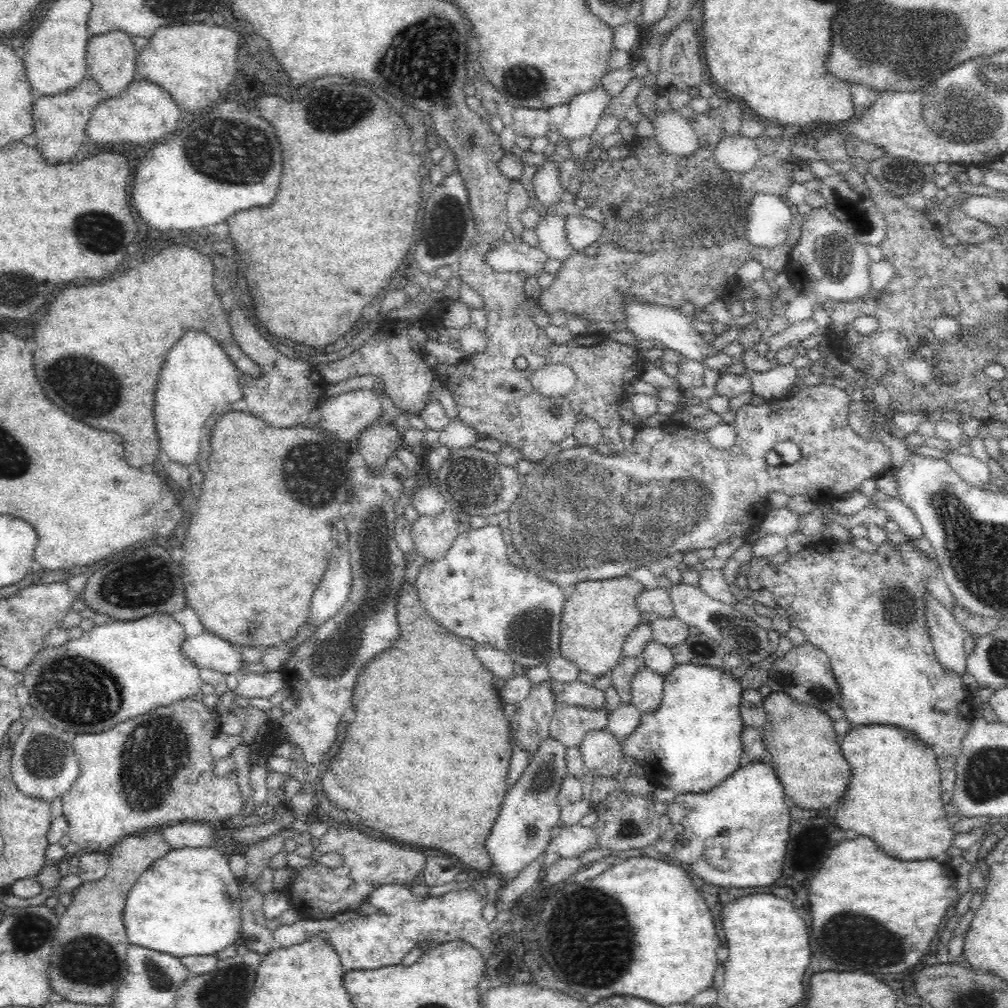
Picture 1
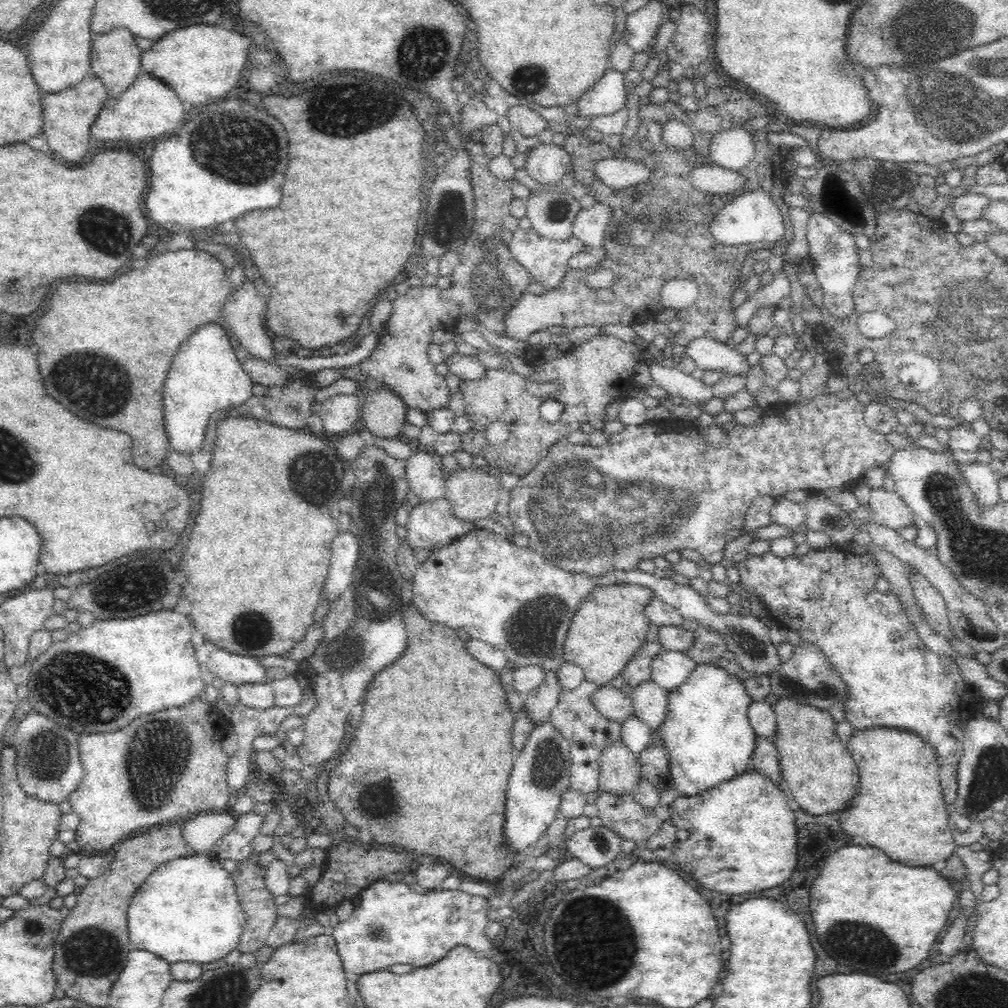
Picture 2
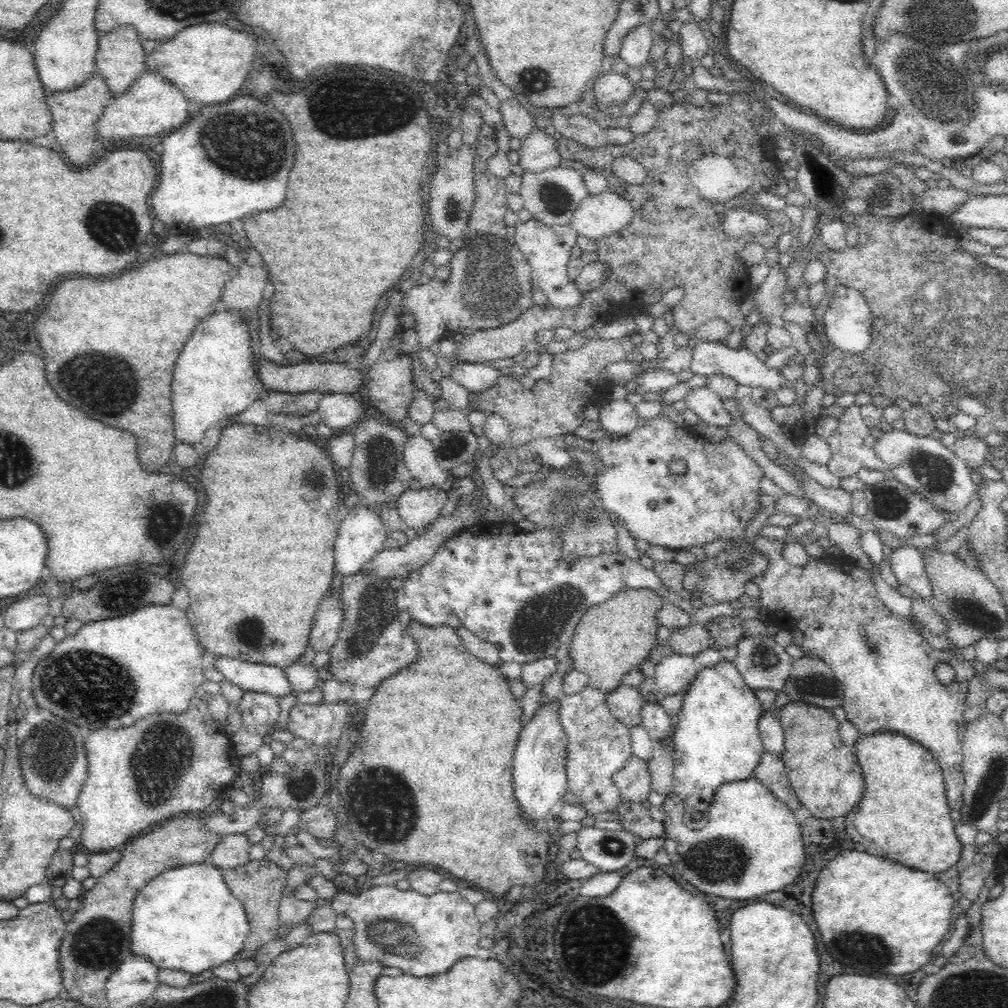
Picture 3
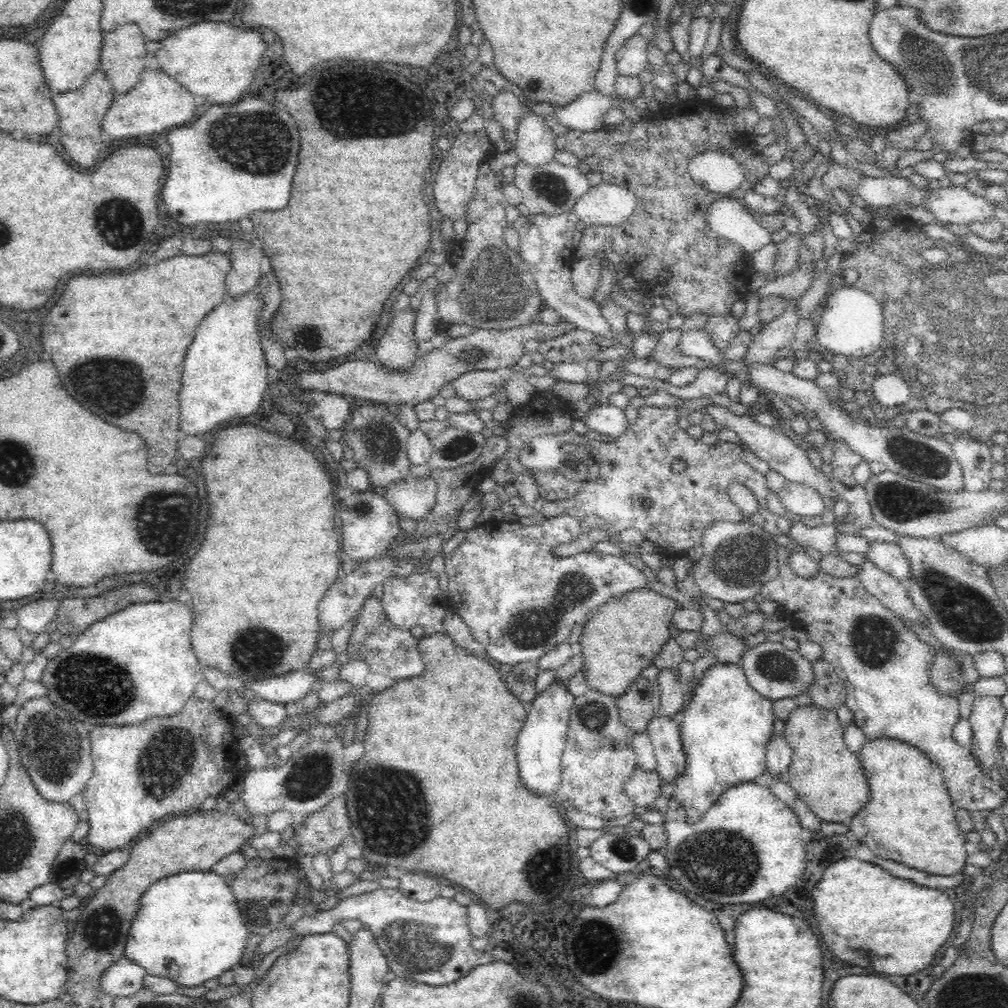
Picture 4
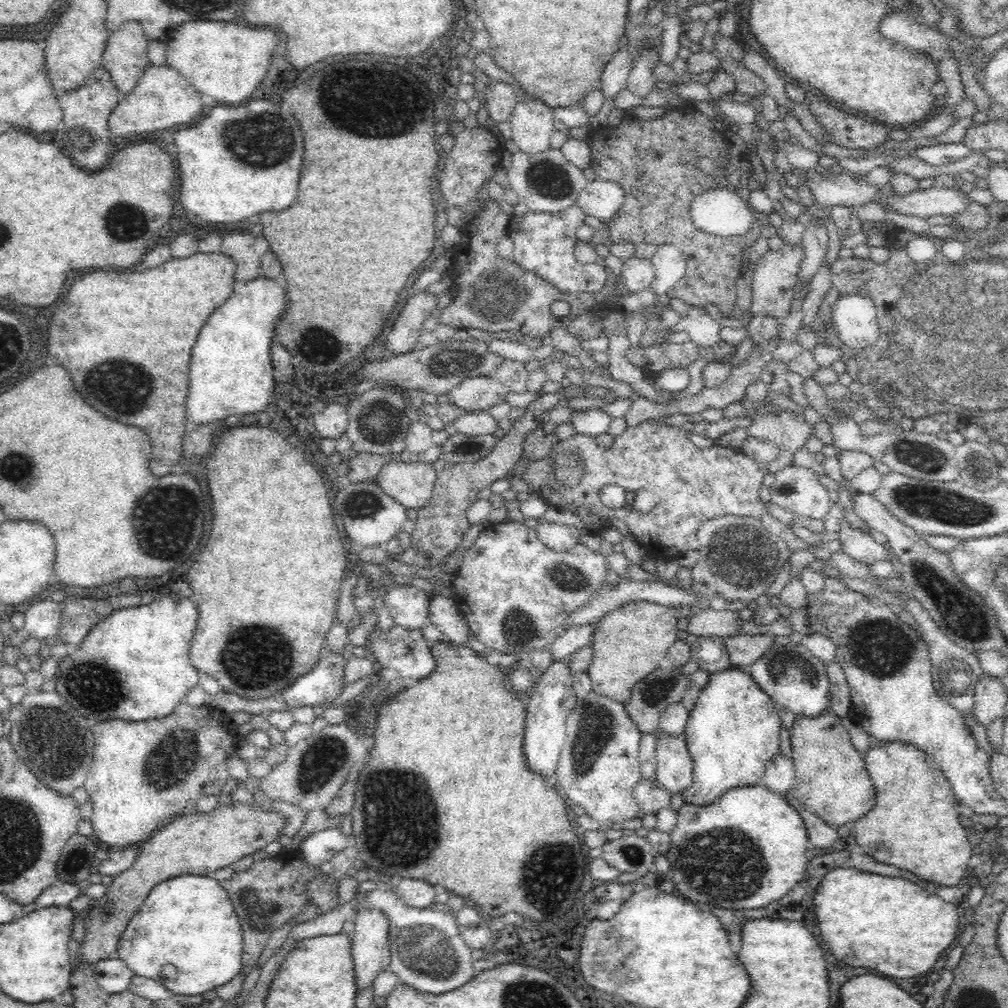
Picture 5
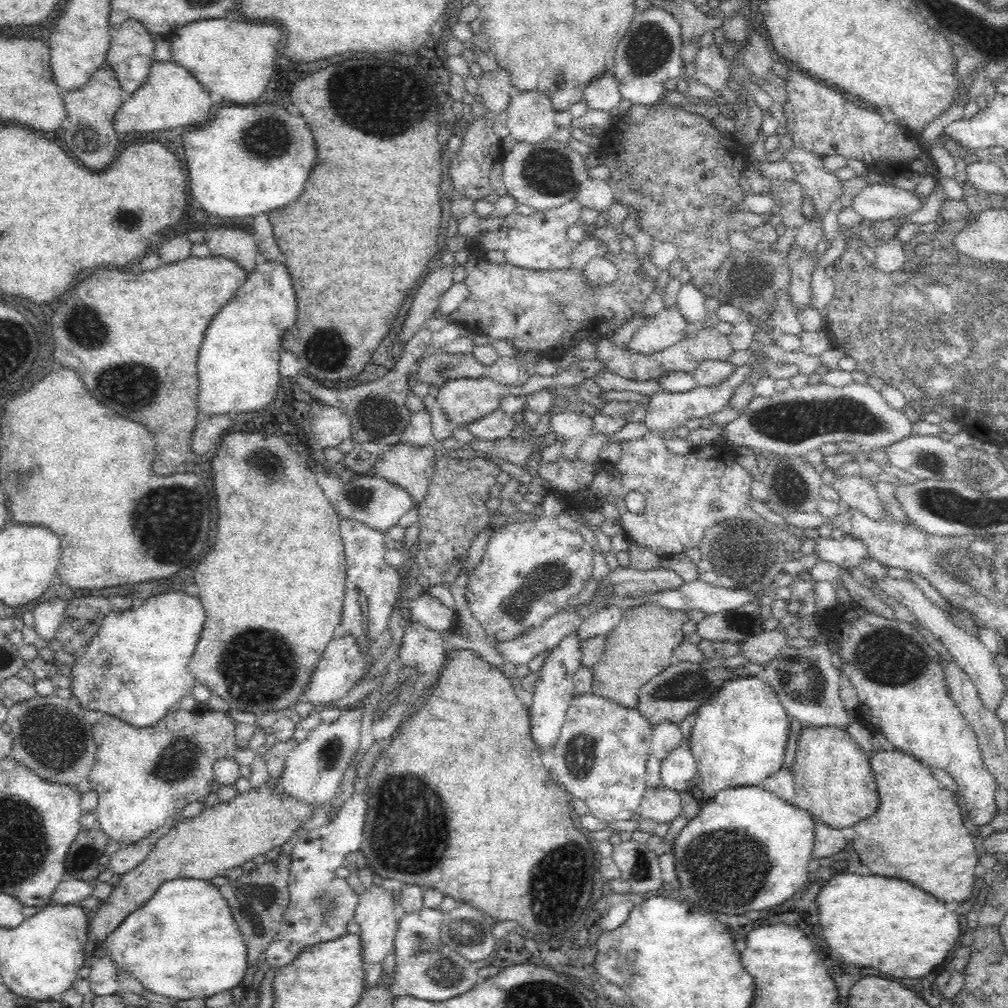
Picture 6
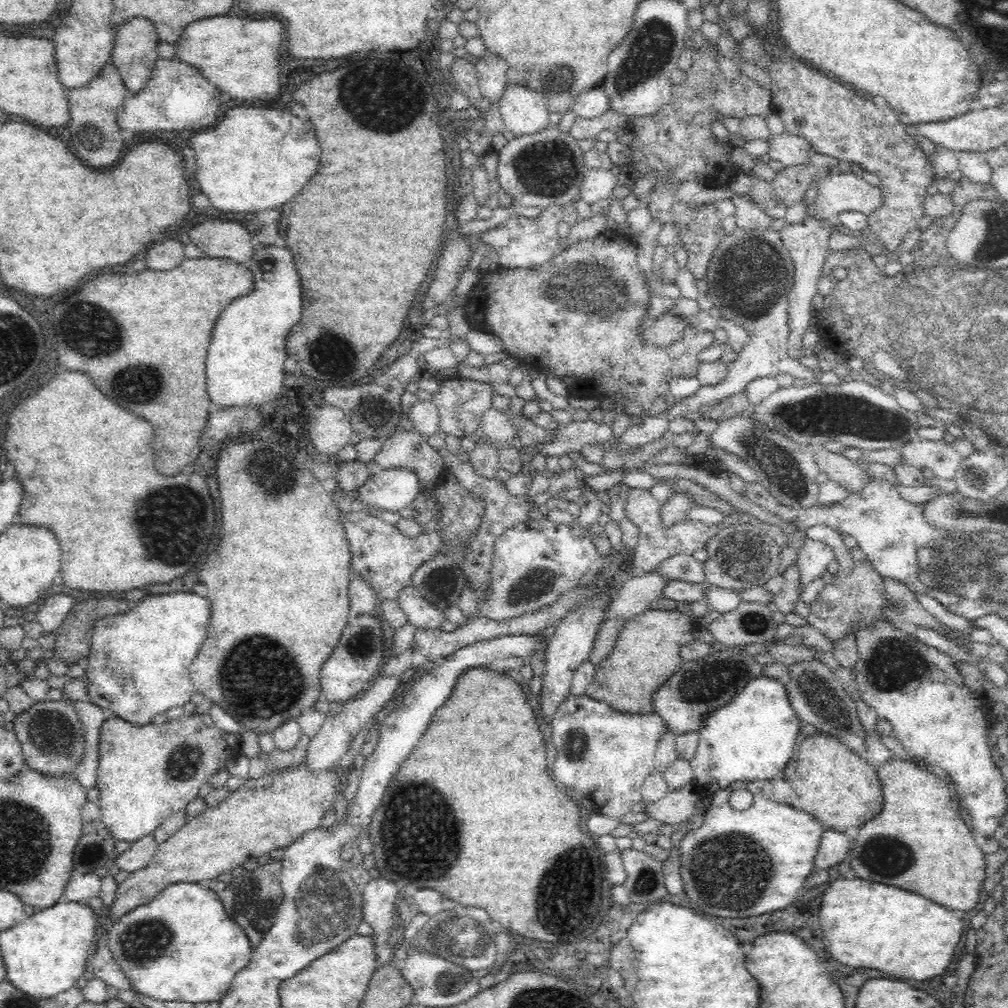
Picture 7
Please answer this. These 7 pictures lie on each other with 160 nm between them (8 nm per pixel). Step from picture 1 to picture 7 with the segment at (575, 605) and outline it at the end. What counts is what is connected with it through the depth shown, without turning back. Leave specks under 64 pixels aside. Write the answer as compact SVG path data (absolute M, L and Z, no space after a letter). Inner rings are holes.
M650 607L625 621L624 627L604 660L595 665L595 675L585 695L607 702L614 710L632 714L652 713L652 692L664 684L682 665L680 648L694 641L692 623L682 608Z

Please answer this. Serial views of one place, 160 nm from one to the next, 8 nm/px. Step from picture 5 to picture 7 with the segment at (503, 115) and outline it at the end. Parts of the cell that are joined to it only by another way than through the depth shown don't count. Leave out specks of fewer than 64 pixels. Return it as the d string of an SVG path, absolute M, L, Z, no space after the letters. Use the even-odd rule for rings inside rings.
M487 52L482 58L473 59L482 95L491 103L498 103L508 86L508 63L498 55Z

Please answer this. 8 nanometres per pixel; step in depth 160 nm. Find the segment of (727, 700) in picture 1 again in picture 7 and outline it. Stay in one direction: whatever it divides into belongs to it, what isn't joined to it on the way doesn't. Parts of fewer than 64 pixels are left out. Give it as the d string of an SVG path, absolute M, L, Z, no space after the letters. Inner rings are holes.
M758 675L744 688L740 688L728 704L724 704L706 712L702 718L702 726L698 730L698 746L695 755L689 761L693 770L693 791L697 798L708 799L716 791L726 788L729 784L744 781L754 782L764 780L768 781L780 776L781 770L786 768L786 764L794 752L794 742L800 732L800 719L794 715L786 687L782 685L779 678L774 679L763 675Z

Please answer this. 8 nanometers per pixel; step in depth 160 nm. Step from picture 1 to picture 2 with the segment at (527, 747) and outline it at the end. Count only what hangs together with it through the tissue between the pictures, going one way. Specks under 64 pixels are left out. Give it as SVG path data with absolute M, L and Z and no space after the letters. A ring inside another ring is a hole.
M550 671L544 675L542 684L526 695L524 714L530 717L534 726L551 722L551 710L559 703L562 690L555 671Z

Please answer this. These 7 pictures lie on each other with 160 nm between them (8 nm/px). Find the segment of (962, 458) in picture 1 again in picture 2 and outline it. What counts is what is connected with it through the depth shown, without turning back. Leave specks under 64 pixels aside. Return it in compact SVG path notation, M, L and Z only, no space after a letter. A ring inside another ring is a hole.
M980 461L960 464L962 477L967 481L969 488L976 494L978 503L984 507L994 506L999 498L999 476L994 472L991 464Z

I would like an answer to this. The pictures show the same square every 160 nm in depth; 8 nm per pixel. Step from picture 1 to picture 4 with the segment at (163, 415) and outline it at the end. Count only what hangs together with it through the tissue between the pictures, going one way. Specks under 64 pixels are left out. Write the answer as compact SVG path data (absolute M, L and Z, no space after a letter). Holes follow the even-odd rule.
M254 291L231 297L215 306L205 317L186 352L182 388L179 392L182 436L207 436L209 431L236 416L264 414L262 394L268 388L267 361L257 329L262 301Z

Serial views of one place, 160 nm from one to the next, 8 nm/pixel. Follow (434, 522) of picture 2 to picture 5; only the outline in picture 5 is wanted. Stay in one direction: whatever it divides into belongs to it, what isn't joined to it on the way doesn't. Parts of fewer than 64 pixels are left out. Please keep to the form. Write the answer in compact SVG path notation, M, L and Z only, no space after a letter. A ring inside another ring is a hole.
M390 460L383 467L375 482L406 510L418 510L430 502L437 480L430 463Z

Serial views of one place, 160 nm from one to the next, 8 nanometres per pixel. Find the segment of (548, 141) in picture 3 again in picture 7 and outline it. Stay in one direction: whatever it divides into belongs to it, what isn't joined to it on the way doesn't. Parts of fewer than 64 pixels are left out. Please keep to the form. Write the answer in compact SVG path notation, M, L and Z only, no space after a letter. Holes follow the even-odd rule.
M509 83L498 103L503 123L514 137L551 127L549 104L541 92Z

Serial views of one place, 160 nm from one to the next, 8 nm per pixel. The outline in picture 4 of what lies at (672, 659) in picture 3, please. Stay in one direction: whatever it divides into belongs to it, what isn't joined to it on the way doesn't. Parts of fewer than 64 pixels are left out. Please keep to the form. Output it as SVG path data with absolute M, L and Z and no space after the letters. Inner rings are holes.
M674 668L660 669L657 675L658 690L660 691L660 708L662 716L678 719L675 714L684 702L685 686Z

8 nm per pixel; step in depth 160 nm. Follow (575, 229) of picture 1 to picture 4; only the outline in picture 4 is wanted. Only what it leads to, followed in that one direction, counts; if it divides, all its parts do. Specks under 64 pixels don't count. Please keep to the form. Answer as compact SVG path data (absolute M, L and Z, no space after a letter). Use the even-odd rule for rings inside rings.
M602 180L578 199L573 211L585 227L603 227L624 224L634 214L636 205L632 191Z

